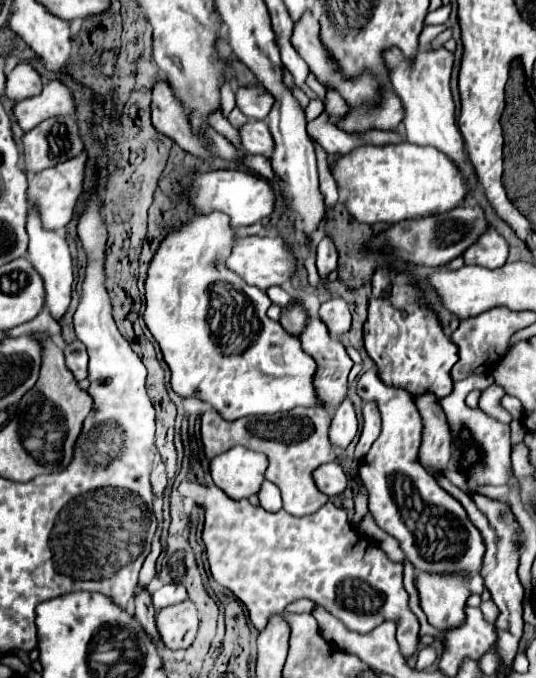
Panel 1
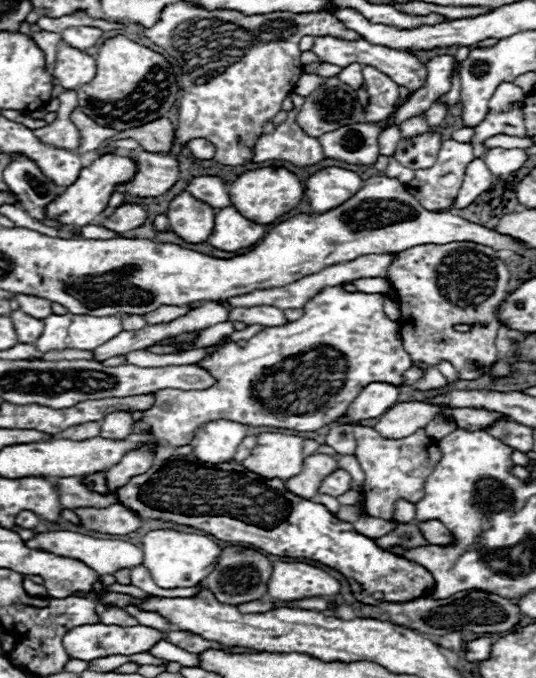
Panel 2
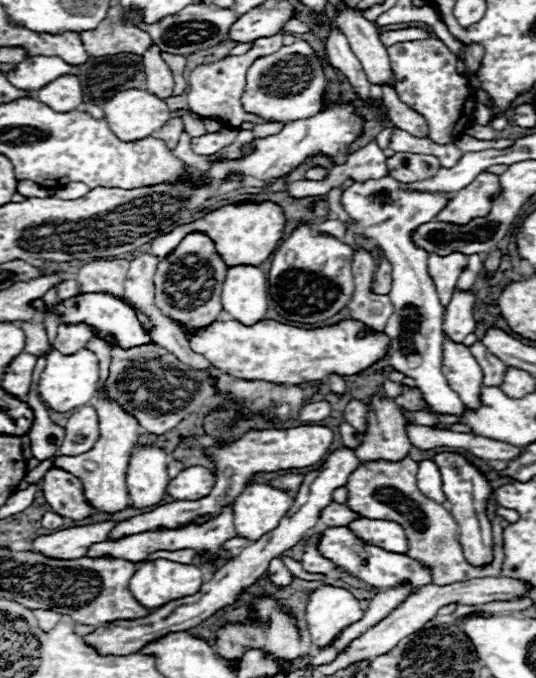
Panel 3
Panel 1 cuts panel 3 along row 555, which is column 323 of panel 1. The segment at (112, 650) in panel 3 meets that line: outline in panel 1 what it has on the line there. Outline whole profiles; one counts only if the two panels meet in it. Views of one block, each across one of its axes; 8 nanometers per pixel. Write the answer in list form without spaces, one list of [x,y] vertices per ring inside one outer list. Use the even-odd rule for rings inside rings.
[[[324,238],[318,244],[318,258],[316,258],[316,268],[322,280],[326,280],[328,274],[336,270],[336,260],[338,260],[338,252],[334,242],[330,238]]]

